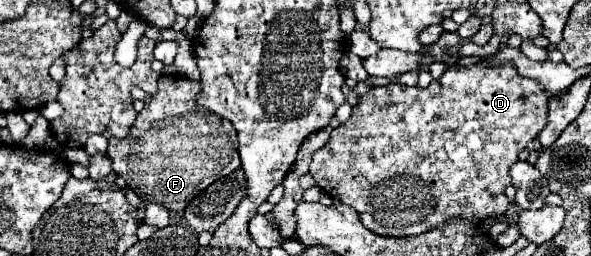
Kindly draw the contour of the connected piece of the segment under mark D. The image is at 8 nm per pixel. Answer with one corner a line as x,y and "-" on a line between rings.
483,61
473,63
471,67
459,67
459,69
449,67
441,75
441,81
431,81
431,85
425,87
425,89
403,87
403,85
397,85
397,83
391,83
391,85
385,85
385,87
373,87
365,95
359,95
359,103
353,107
351,117
345,123
341,123
337,129
333,129
329,141
319,151
313,153
309,173
313,175
313,179
317,181
317,187
323,193
327,193
329,197
353,207
359,213
359,219
361,219
363,227
367,227
369,231
373,231
375,235
381,235
381,237
421,235
421,233
427,233
431,229
437,229
437,227
445,225
453,217
459,217
459,219
465,219
473,225
479,225
481,221
485,221
489,217
505,215
507,209
511,207
509,199
505,197
505,187
511,185
511,179
509,179
507,171
513,163
517,163
519,151
523,151
529,141
537,139
537,135
545,127
545,123
547,123
547,103
549,103
549,95
545,95
545,89
537,81
519,77
517,71
513,71
513,67
489,67

